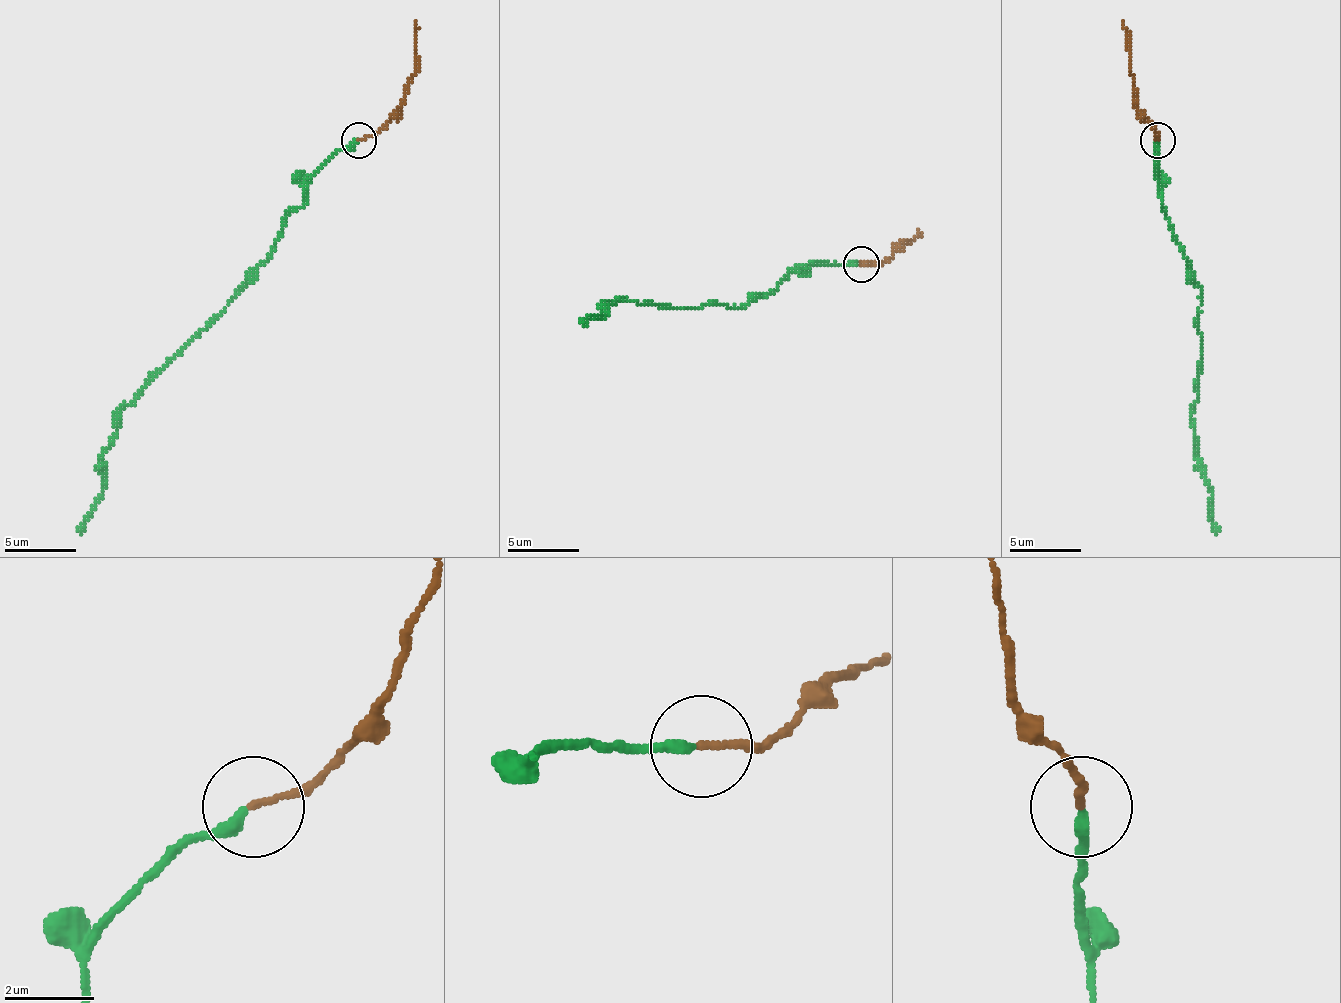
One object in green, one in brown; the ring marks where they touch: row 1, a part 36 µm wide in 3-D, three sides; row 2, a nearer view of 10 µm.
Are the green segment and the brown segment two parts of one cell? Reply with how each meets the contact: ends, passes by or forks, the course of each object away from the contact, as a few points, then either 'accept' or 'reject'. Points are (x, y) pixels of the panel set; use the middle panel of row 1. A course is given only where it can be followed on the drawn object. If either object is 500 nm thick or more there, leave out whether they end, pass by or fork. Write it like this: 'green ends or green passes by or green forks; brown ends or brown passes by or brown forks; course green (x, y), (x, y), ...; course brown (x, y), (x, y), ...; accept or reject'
green ends; brown ends; course green (860, 265), (813, 265), (795, 269), (745, 308), (662, 308), (623, 297), (605, 304), (601, 319), (583, 322); course brown (860, 265), (878, 265), (903, 243), (918, 236), (918, 229); accept

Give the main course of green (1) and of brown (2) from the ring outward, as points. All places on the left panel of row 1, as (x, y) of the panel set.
1: (358, 139), (311, 179), (304, 204), (257, 276), (120, 412), (117, 437), (102, 455), (99, 502), (81, 534)
2: (358, 139), (376, 132), (401, 107), (415, 71), (415, 21)

